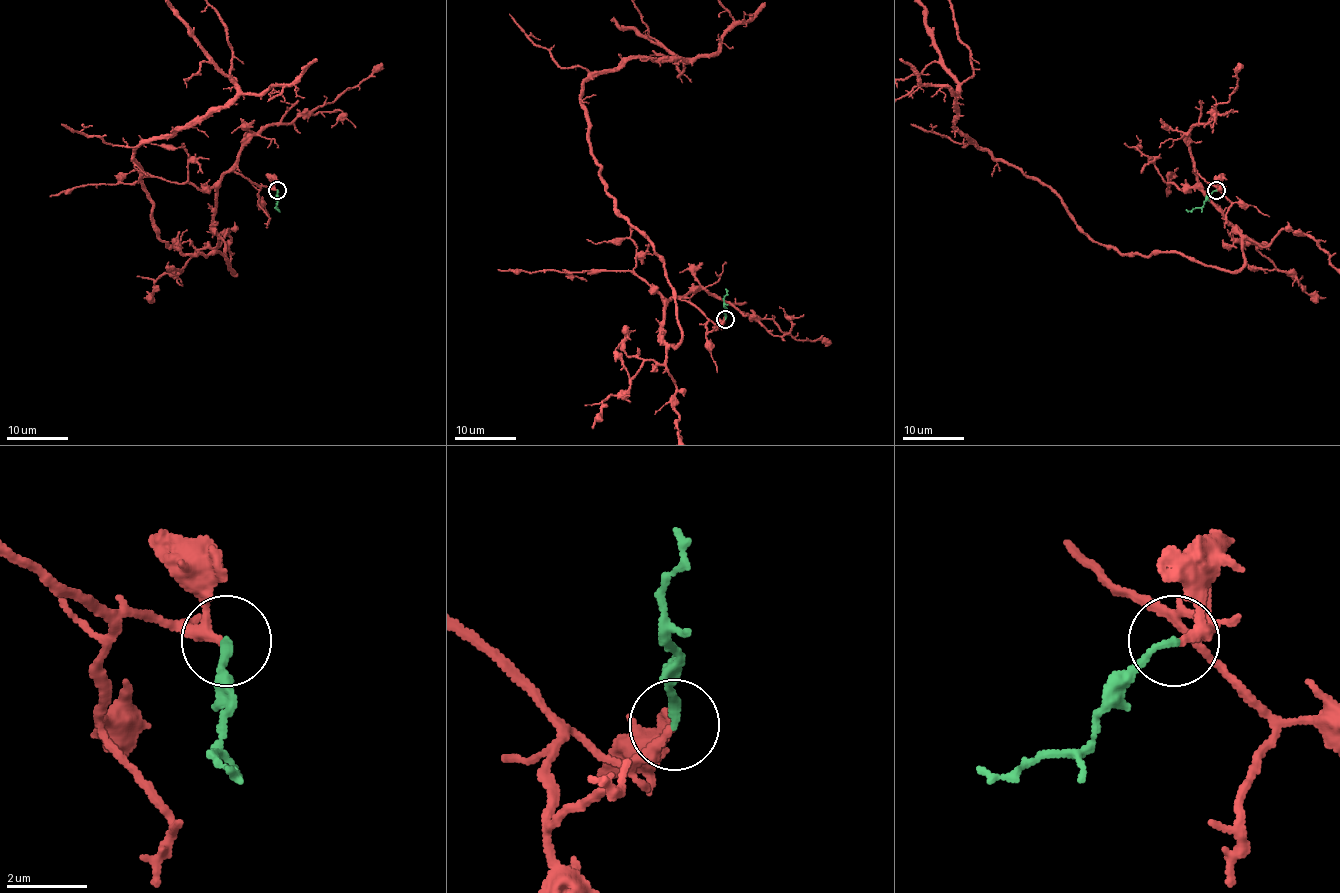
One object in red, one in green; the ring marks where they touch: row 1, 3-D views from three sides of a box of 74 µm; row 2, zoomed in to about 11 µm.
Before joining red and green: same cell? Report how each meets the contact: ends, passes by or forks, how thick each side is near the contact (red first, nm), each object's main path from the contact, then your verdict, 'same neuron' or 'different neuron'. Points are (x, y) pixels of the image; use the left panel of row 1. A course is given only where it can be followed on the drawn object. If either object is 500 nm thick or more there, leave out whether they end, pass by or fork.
red passes by | green ends | 180/190 nm | red via (277, 190), (224, 174), (234, 271), (158, 236), (135, 149), (237, 92) | green via (277, 190), (277, 210) | same neuron

